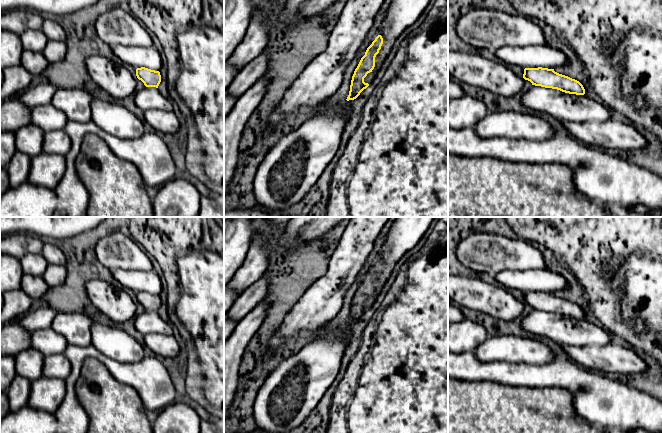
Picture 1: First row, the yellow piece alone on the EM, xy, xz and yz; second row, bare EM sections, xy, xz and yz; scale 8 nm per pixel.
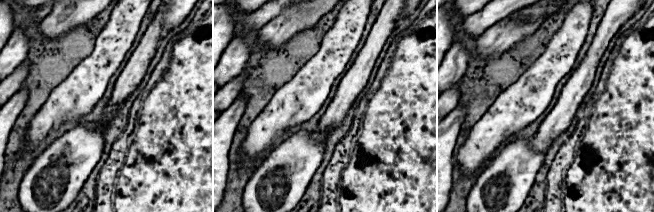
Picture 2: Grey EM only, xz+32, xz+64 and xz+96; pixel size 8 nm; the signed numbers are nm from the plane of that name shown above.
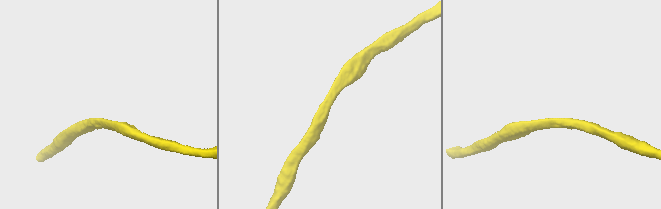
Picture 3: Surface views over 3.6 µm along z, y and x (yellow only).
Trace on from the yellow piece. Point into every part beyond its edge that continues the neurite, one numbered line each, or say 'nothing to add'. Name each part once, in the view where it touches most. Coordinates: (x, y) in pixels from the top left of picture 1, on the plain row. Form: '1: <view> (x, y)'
nothing to add

